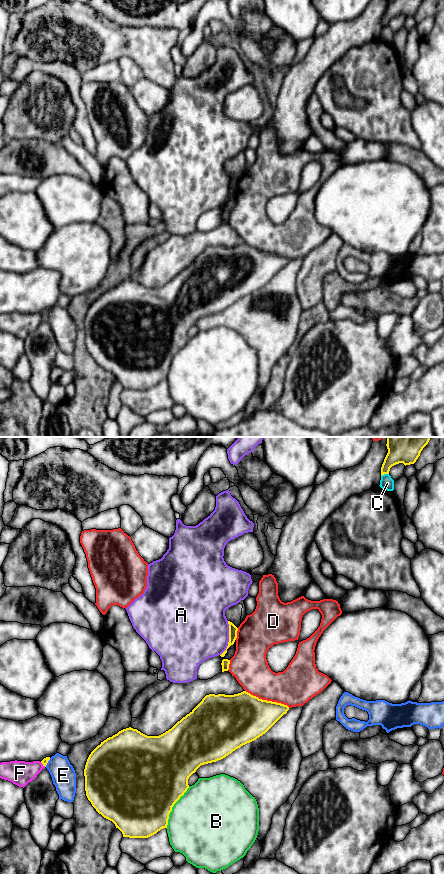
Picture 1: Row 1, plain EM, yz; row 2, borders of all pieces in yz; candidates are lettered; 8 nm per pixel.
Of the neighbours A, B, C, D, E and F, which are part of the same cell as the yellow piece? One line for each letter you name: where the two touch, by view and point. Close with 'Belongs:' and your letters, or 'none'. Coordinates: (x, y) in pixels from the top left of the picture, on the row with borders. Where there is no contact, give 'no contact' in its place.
Belongs: none

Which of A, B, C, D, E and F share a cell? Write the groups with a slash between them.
A E / B / C / D / F

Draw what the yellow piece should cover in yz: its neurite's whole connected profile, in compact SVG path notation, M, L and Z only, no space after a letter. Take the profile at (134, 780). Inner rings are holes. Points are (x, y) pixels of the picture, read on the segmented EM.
M246 691L234 695L209 694L189 714L159 736L147 736L131 727L123 729L101 742L89 755L84 769L86 796L99 814L115 824L123 837L148 838L167 828L172 807L187 791L189 777L201 765L221 760L256 740L288 710L287 705L259 699Z

